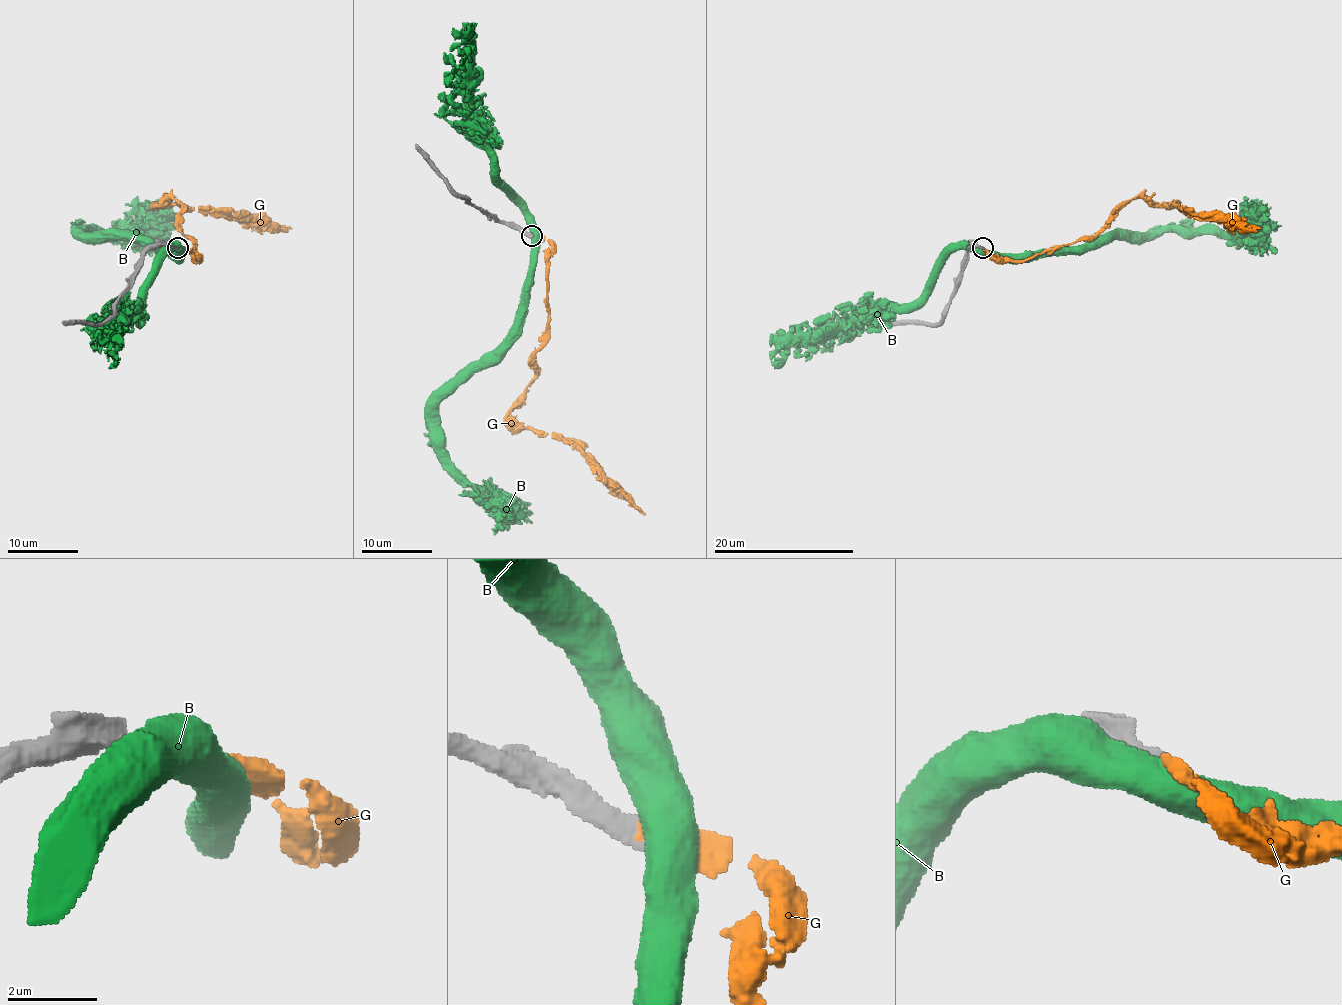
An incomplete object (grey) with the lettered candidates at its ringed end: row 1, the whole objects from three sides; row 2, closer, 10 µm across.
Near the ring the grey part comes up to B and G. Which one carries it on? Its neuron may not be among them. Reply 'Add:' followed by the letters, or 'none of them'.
Add: G

